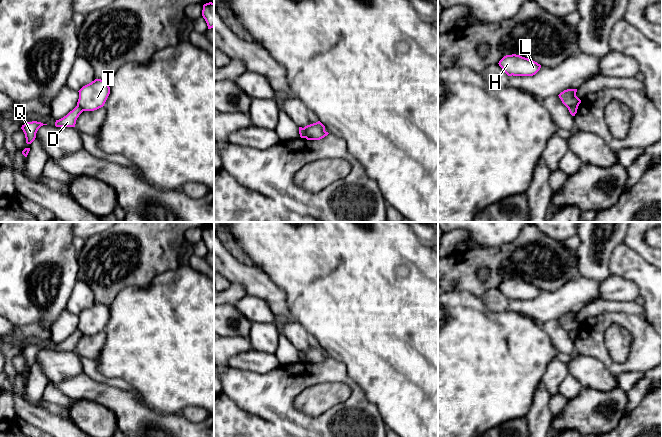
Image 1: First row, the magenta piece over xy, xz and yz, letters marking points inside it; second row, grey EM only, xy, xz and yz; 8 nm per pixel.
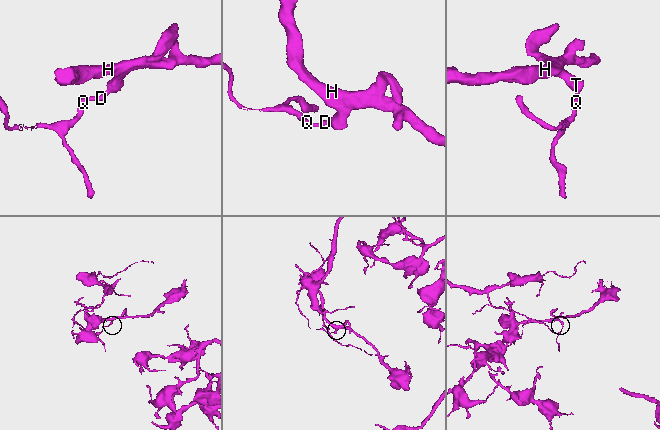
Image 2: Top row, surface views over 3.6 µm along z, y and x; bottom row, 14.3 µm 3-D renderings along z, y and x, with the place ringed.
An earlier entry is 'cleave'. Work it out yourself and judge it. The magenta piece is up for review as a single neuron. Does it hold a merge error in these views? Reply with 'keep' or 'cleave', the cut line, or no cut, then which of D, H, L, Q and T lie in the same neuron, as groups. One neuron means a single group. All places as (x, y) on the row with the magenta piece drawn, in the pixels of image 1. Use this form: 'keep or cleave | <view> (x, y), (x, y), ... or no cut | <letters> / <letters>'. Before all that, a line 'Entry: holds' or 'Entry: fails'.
Entry: holds
cleave | xy (77, 104), (83, 110) | D Q / H L T

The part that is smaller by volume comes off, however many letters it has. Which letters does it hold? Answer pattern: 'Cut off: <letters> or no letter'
Cut off: H, L, T

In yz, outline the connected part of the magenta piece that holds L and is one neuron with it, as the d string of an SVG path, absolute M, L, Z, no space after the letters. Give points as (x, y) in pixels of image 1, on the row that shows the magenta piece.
M516 54L504 56L498 64L508 76L533 76L541 68L537 62Z

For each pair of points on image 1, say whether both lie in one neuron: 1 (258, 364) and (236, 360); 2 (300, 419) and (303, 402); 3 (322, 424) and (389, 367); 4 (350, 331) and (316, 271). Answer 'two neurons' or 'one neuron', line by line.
1: one neuron
2: two neurons
3: two neurons
4: one neuron

